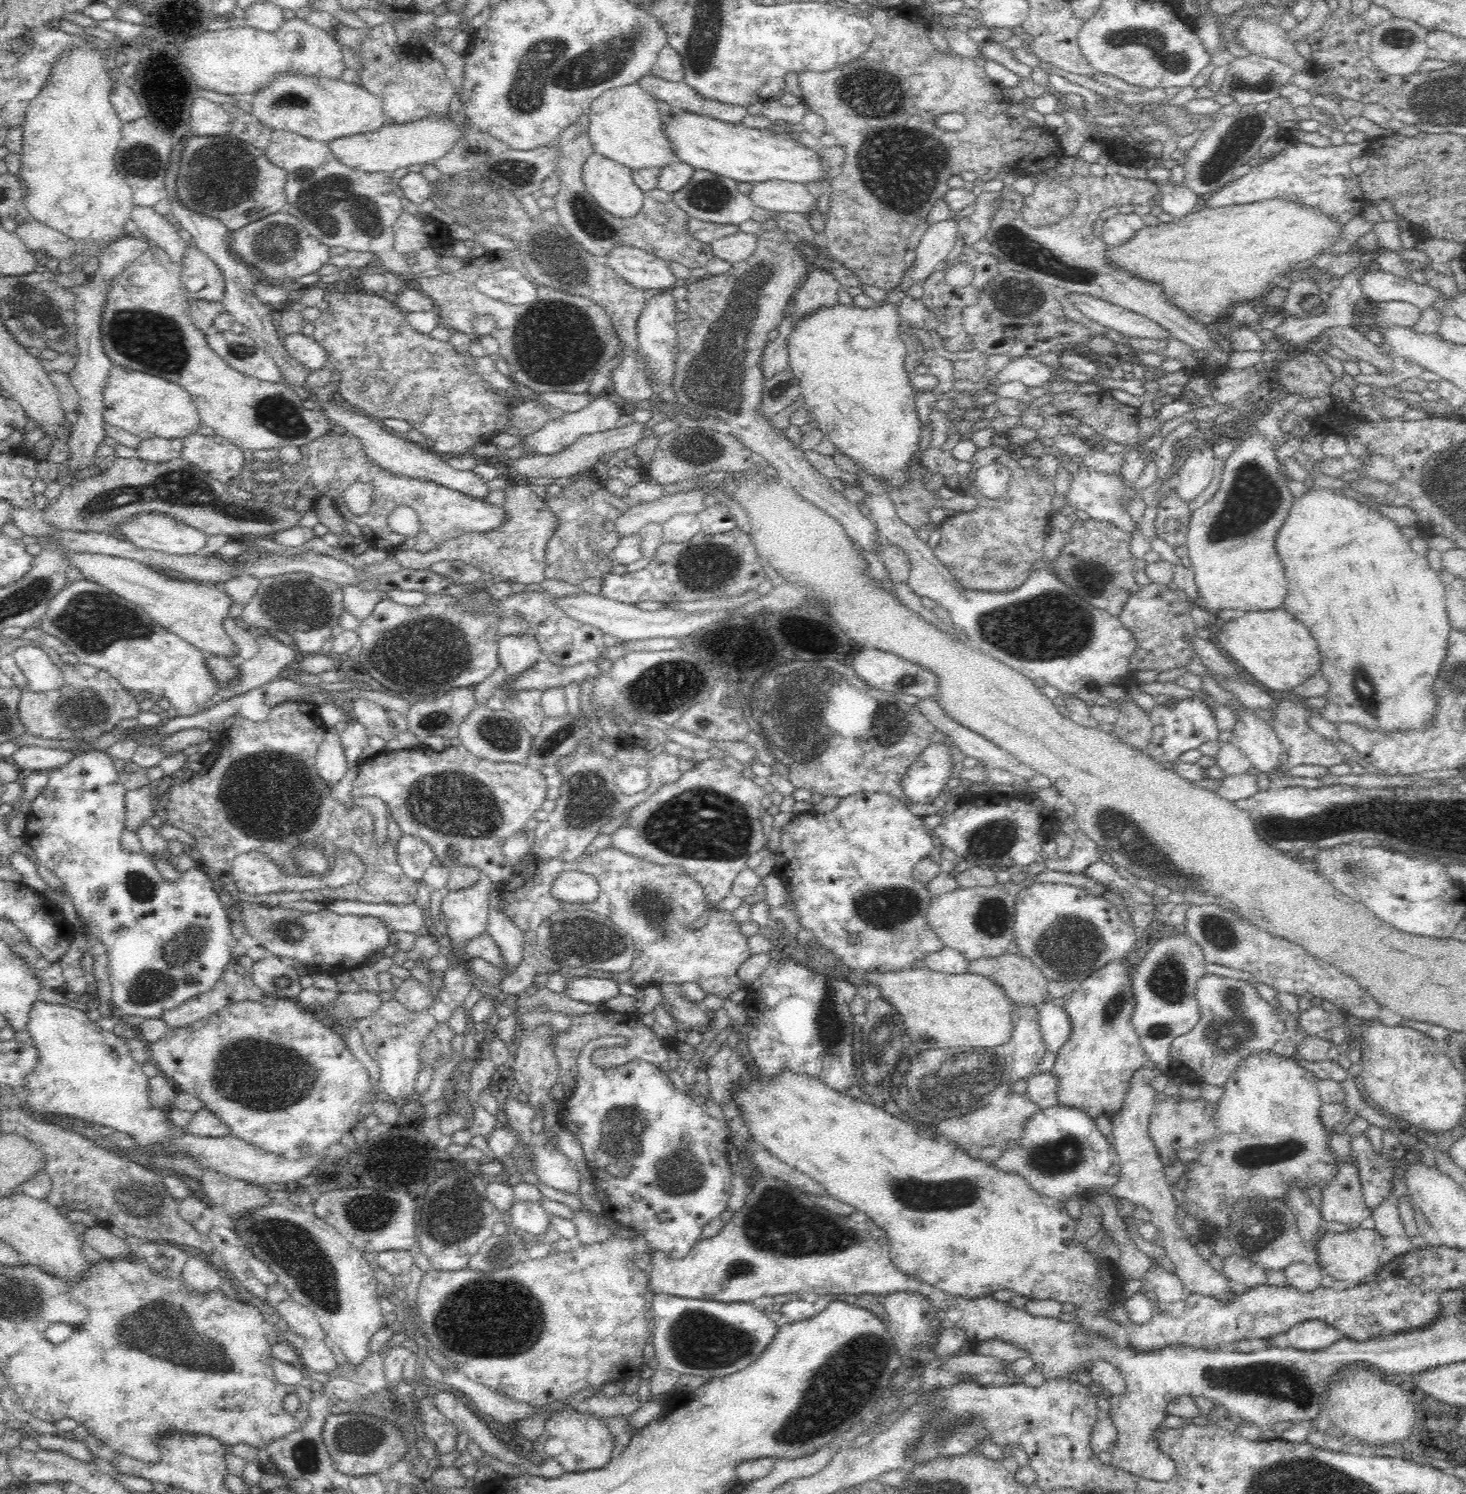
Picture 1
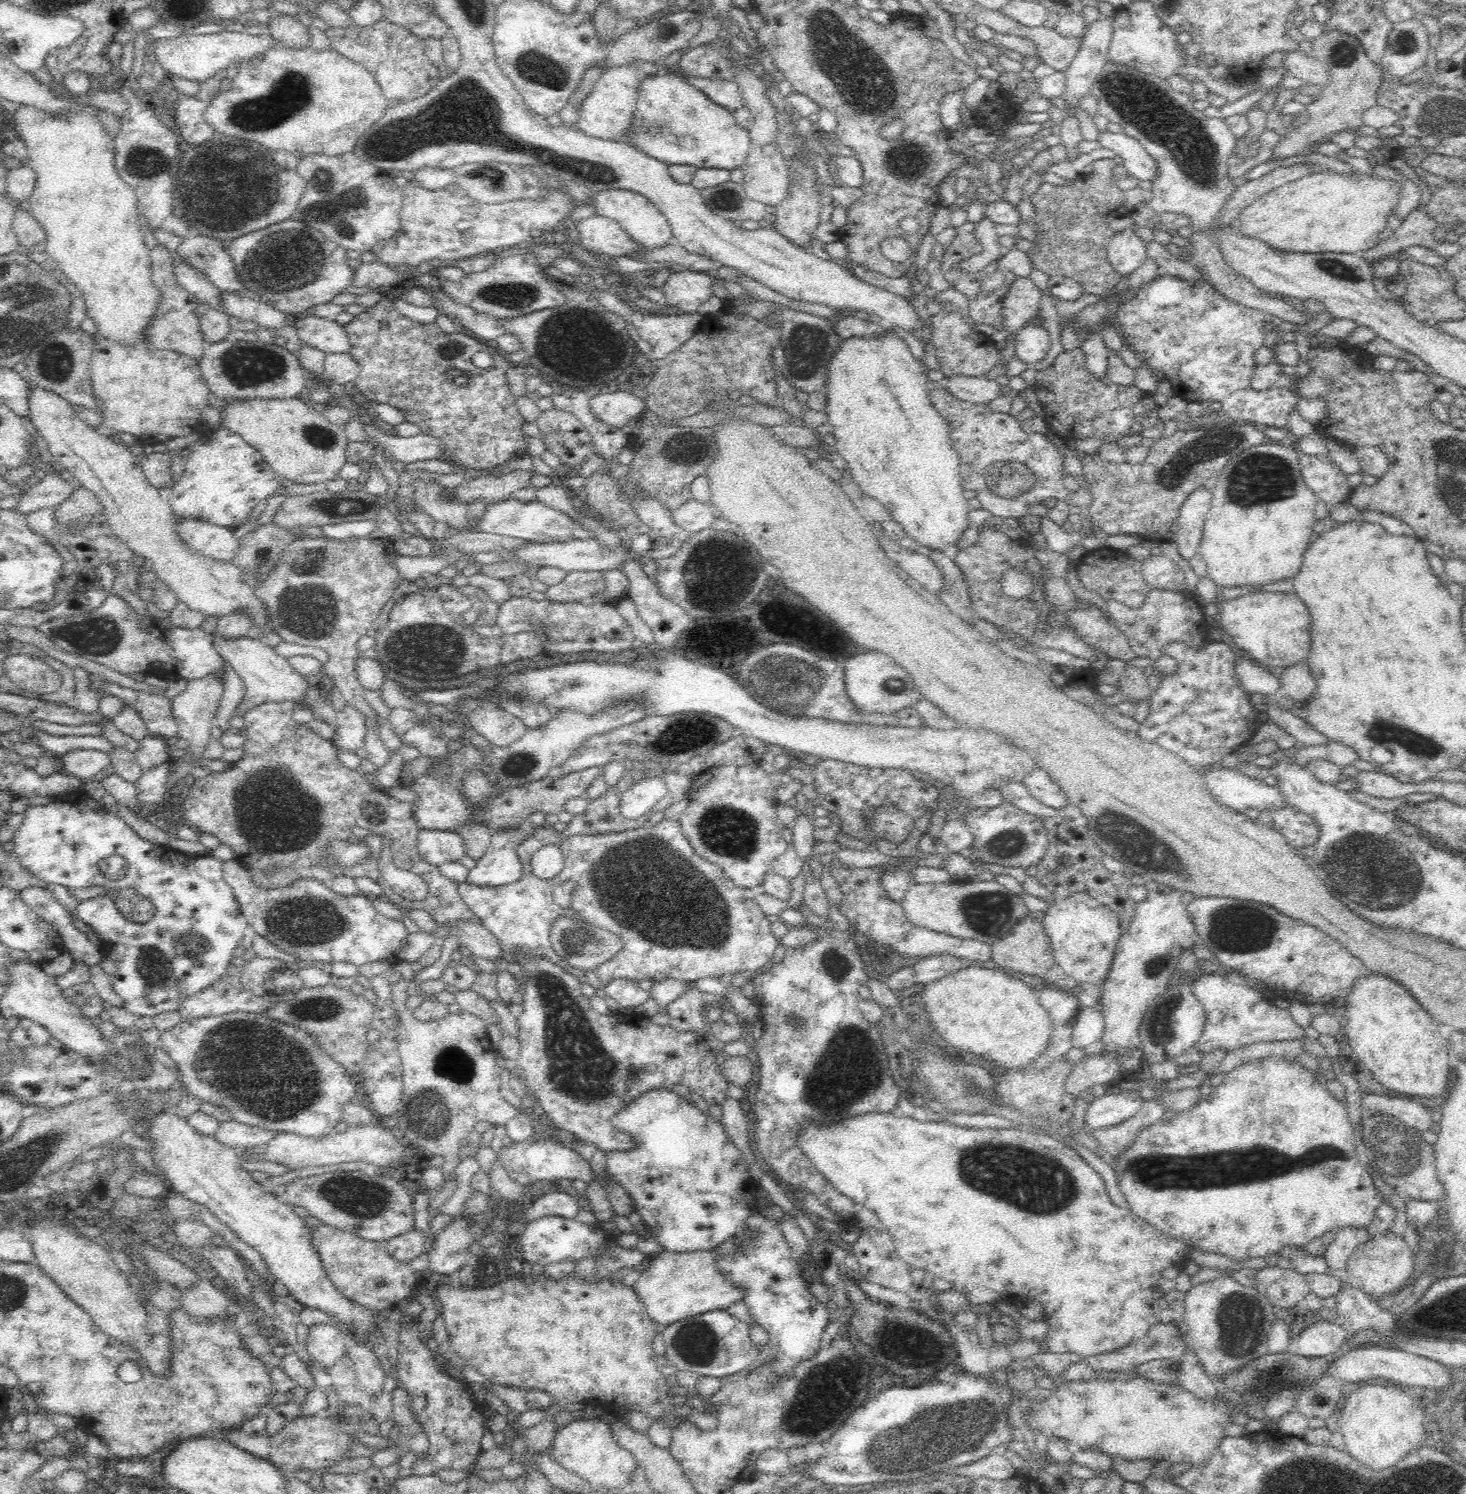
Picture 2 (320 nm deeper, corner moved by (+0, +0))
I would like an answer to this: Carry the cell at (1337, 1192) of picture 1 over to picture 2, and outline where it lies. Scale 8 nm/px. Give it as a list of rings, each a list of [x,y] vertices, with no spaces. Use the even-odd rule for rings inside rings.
[[[1342,1228],[1336,1233],[1336,1239],[1326,1247],[1323,1257],[1329,1270],[1336,1275],[1345,1275],[1350,1257],[1356,1249],[1370,1240],[1367,1229]]]

